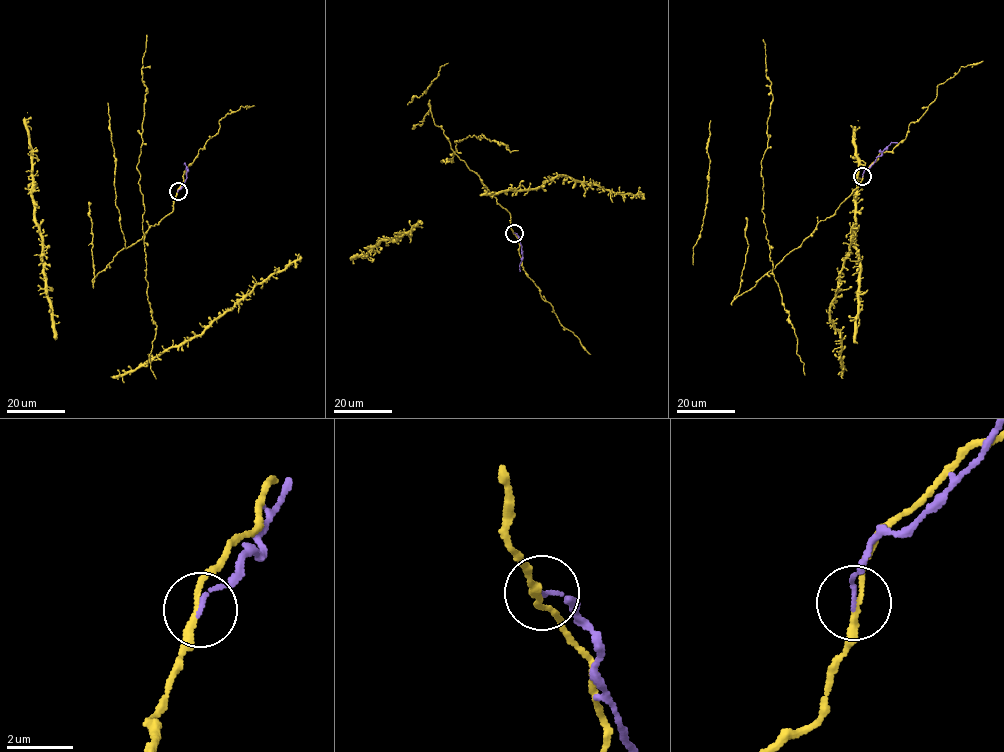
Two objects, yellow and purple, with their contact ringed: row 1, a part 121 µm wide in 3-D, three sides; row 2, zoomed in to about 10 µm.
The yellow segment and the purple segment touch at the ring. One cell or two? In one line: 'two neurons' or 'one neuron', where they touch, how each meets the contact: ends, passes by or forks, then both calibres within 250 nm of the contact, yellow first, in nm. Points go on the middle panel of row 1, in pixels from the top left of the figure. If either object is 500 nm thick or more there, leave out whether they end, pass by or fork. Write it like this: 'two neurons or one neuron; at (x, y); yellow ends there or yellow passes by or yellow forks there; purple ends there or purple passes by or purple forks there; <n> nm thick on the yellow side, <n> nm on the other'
two neurons; at (514, 233); yellow passes by; purple ends there; 190 nm thick on the yellow side, 110 nm on the other

